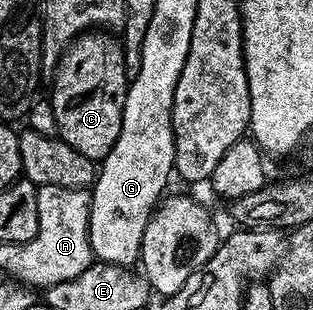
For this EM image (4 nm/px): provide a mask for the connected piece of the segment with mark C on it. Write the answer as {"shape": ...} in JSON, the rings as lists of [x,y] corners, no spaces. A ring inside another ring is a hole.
{"shape":[[[92,30],[78,36],[63,51],[49,93],[59,139],[73,146],[77,154],[85,154],[85,158],[96,162],[106,158],[117,142],[117,134],[121,134],[129,83],[123,45],[111,36],[114,35],[103,30]]]}

